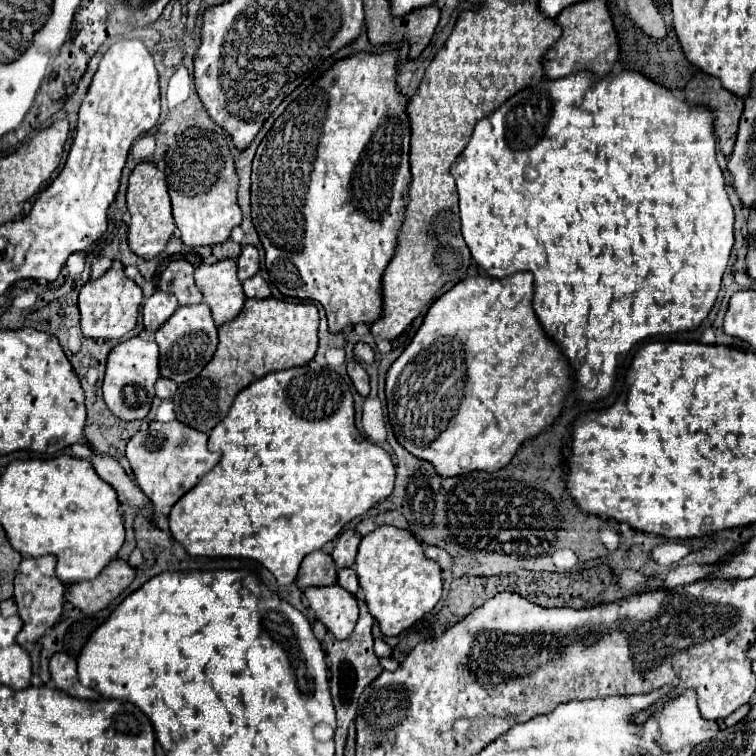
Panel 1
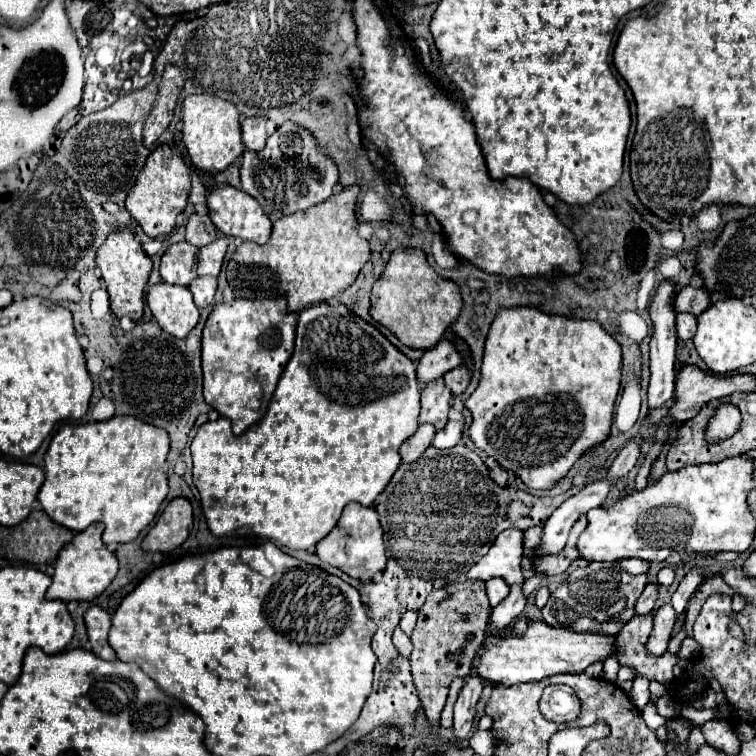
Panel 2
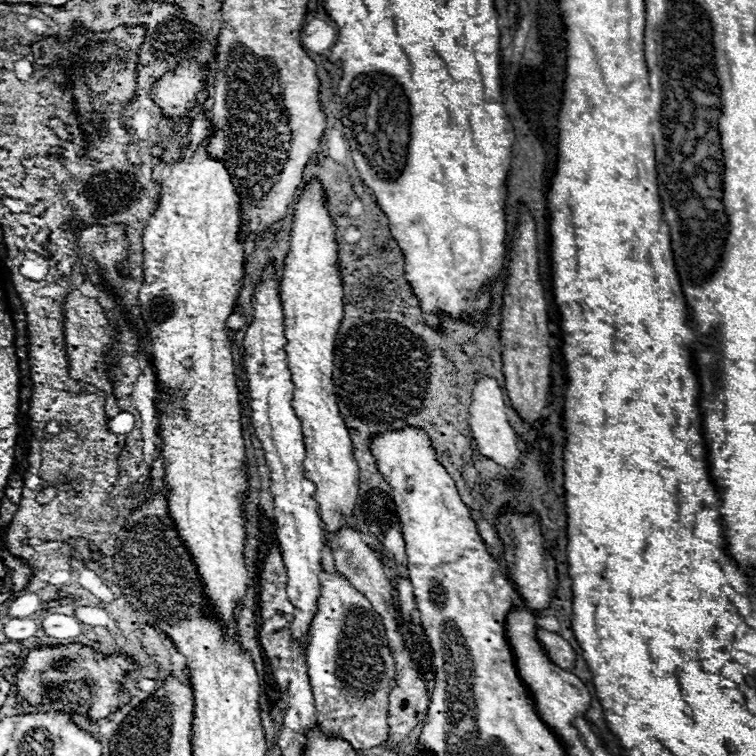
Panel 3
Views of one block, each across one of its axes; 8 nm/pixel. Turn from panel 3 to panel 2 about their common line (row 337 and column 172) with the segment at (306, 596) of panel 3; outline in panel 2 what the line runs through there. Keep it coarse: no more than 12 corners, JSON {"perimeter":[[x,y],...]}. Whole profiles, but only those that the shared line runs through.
{"perimeter":[[172,244],[160,262],[162,280],[188,286],[198,248]]}

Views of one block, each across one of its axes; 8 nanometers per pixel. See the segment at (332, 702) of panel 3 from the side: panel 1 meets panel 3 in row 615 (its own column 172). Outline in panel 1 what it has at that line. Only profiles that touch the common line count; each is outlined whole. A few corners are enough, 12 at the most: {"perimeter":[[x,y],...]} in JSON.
{"perimeter":[[204,302],[178,306],[156,332],[160,376],[192,380],[218,328]]}

